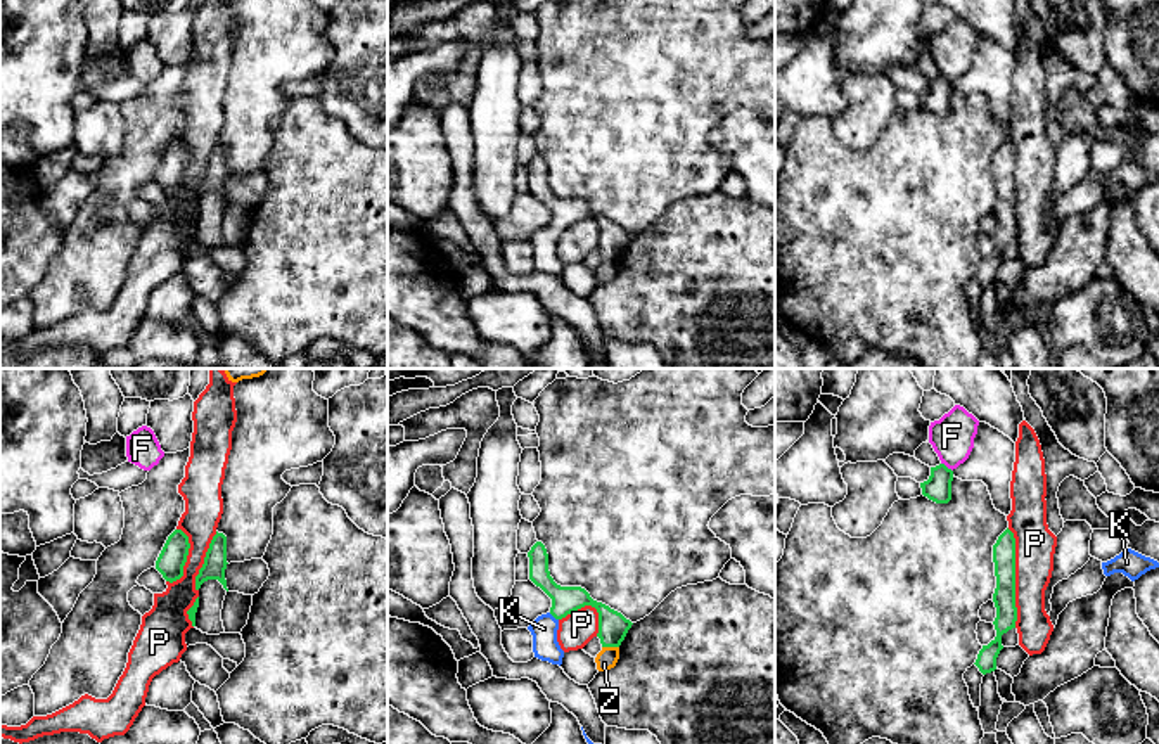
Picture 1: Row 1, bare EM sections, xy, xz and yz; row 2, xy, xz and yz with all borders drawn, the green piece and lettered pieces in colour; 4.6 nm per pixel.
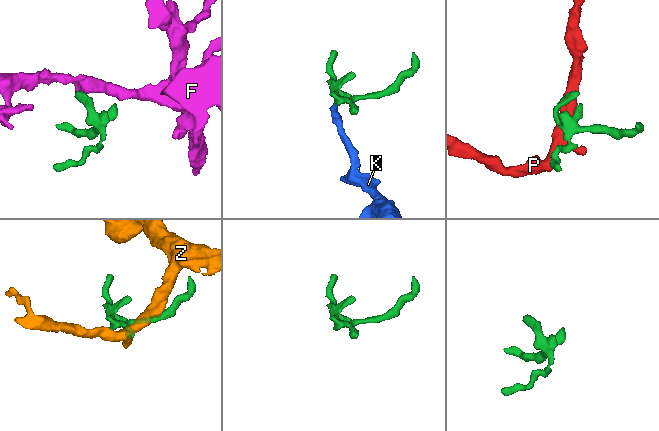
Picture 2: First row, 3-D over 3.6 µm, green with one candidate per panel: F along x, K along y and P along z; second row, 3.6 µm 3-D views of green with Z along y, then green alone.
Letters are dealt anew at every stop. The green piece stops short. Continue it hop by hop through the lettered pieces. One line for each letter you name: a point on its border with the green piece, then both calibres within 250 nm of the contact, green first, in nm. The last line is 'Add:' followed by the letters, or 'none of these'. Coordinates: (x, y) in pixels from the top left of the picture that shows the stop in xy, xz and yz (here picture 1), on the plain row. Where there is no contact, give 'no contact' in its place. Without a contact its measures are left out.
K: meets green in xz at (554, 229); 130 nm thick on the green side, 120 nm on the other
Add: K

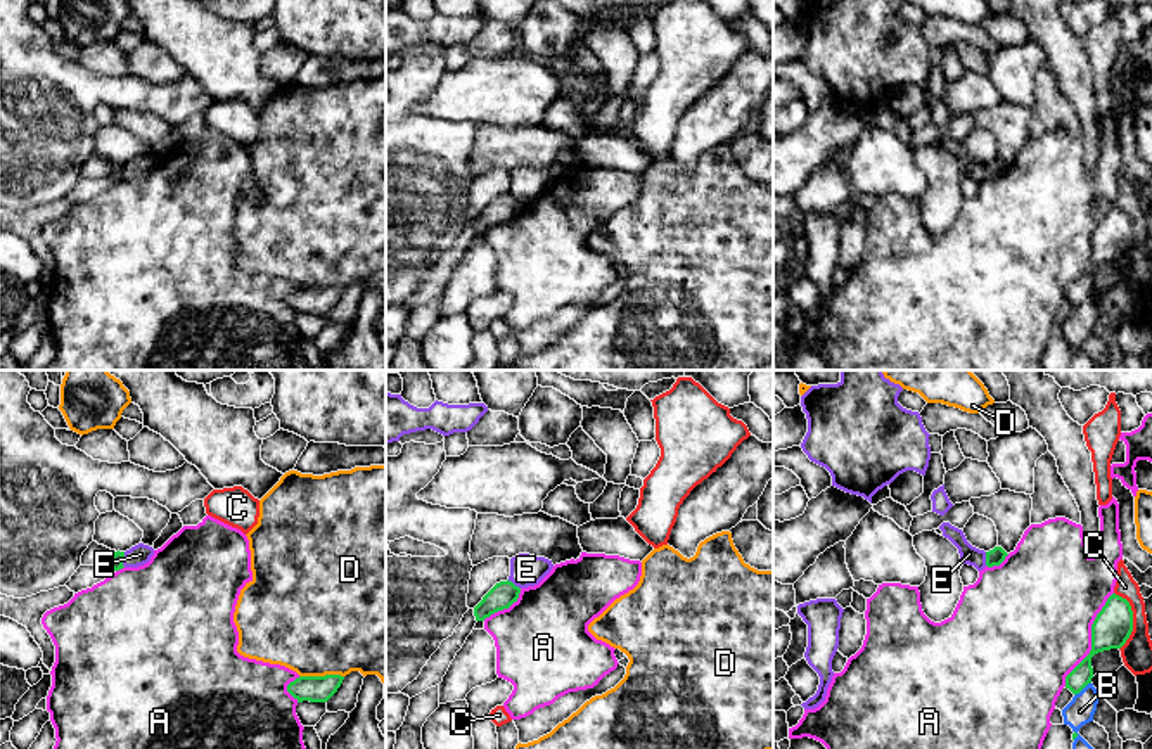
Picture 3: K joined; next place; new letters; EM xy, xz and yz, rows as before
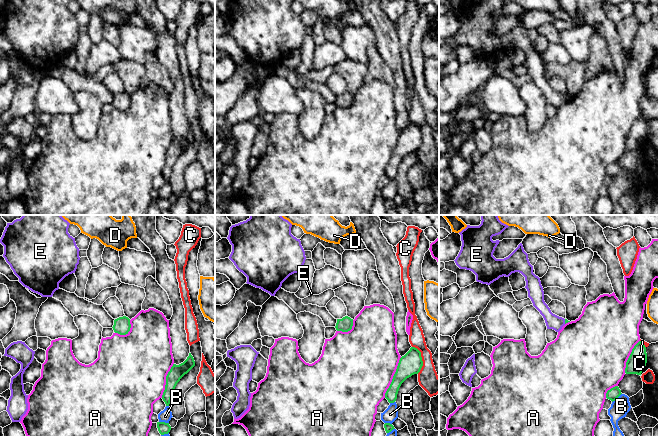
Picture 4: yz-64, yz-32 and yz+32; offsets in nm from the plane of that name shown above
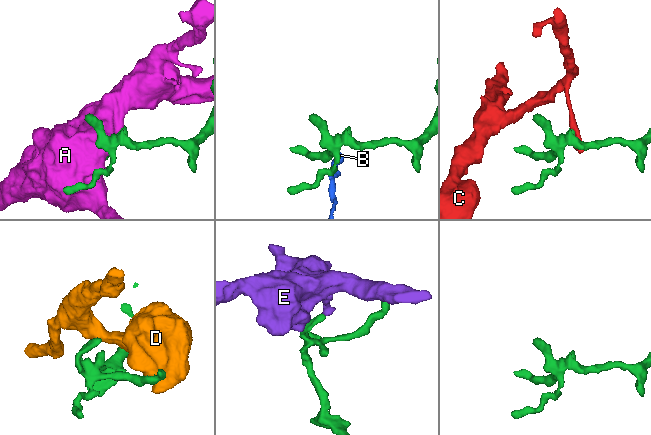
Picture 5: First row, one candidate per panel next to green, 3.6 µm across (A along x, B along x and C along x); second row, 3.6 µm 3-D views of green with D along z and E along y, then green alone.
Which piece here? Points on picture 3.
Add: none of these

